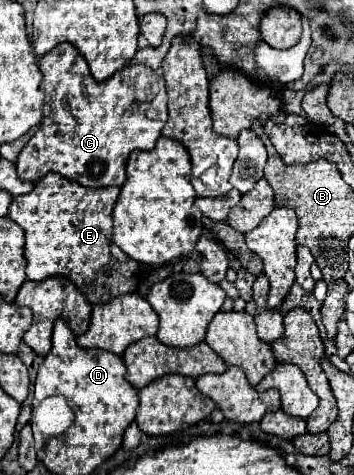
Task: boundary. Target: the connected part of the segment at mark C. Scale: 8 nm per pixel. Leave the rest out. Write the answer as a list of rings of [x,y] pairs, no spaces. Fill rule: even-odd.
[[[64,42],[54,46],[50,52],[46,52],[40,58],[40,72],[44,76],[42,80],[42,92],[44,92],[44,120],[38,128],[38,132],[28,140],[24,150],[20,152],[16,160],[16,170],[22,180],[36,182],[38,178],[46,176],[48,172],[58,172],[70,180],[76,180],[80,186],[86,188],[104,188],[104,186],[122,186],[126,180],[126,160],[132,150],[152,150],[156,140],[160,138],[160,132],[166,124],[168,112],[166,112],[166,88],[164,80],[160,78],[160,92],[150,102],[140,102],[138,110],[132,110],[130,106],[136,102],[134,98],[134,78],[130,76],[130,68],[118,70],[116,76],[104,82],[96,82],[90,78],[90,68],[84,60],[84,56],[78,52],[76,46]]]

